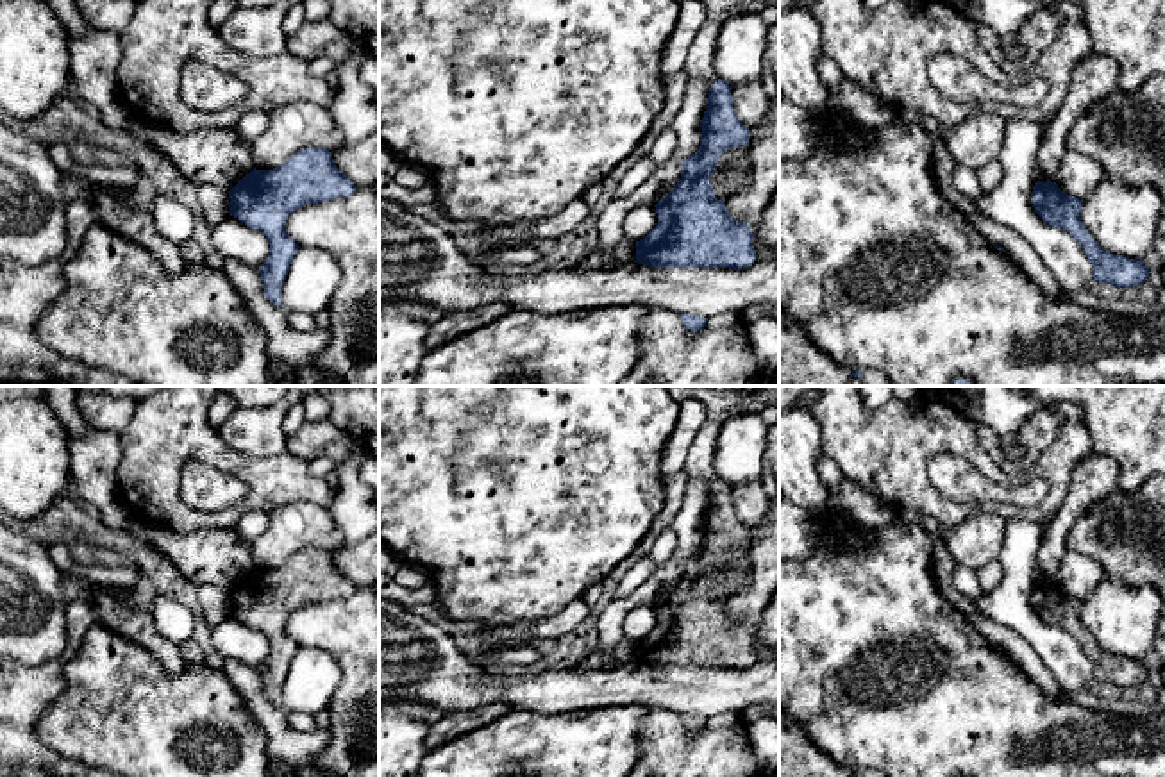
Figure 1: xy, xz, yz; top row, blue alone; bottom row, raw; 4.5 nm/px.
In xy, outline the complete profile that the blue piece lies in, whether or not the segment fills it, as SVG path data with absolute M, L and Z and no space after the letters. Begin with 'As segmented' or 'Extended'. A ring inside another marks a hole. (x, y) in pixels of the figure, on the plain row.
As segmented. M306 548L273 570L254 568L229 591L230 616L264 634L270 643L270 654L257 672L261 675L264 695L273 706L282 707L282 684L295 654L300 648L286 634L288 616L307 604L348 598L356 589L352 581L334 564L332 552L325 548Z

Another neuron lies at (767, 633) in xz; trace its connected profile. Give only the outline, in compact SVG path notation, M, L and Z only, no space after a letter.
M779 584L758 623L756 638L765 647L779 648Z

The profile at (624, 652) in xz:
M624 638L613 650L604 650L600 645L584 657L577 668L581 670L604 670L611 661L622 664L636 663L636 641Z

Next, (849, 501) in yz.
M843 477L840 484L829 491L827 513L877 531L892 523L897 509Z

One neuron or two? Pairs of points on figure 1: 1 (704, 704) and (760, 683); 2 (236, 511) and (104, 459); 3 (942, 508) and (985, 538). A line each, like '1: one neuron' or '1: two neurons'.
1: one neuron
2: two neurons
3: two neurons

